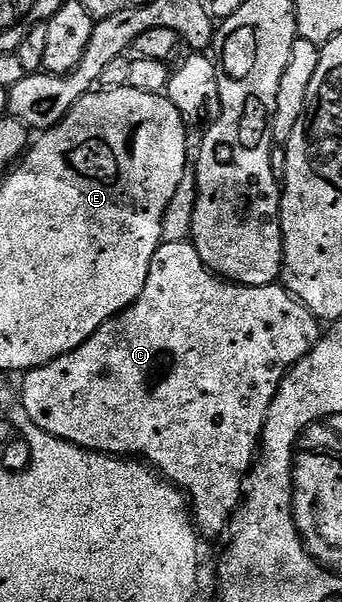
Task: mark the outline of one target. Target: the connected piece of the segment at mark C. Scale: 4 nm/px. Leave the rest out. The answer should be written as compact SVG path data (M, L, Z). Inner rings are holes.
M161 241L154 252L154 260L150 260L150 276L146 276L146 288L142 288L142 296L138 296L138 300L134 300L134 304L127 306L118 316L102 324L102 328L98 328L98 332L94 332L94 336L90 336L78 348L58 356L50 364L27 371L23 375L24 387L18 398L26 408L29 423L42 428L42 432L50 432L50 436L58 436L83 450L97 450L99 454L135 456L137 459L147 460L167 481L184 491L197 531L203 537L205 534L208 538L216 538L223 530L225 533L229 529L232 516L240 507L246 479L252 473L260 439L264 436L268 409L272 407L282 380L298 364L298 360L302 360L314 348L314 344L318 344L321 333L321 319L315 318L301 302L297 302L295 296L289 294L283 285L233 284L209 270L191 241Z

